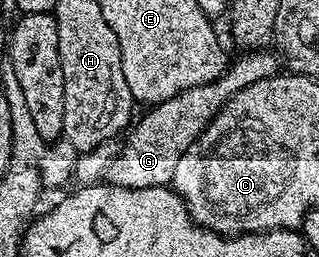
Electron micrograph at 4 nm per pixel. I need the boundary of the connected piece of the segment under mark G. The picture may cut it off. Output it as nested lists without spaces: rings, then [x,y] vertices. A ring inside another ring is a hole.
[[[245,50],[237,59],[235,56],[229,62],[228,70],[213,83],[179,91],[176,98],[149,106],[145,110],[148,112],[141,117],[140,124],[138,119],[135,126],[127,132],[129,135],[124,147],[122,143],[116,156],[110,161],[107,182],[113,187],[126,189],[169,186],[174,177],[174,169],[178,169],[178,160],[182,158],[182,153],[186,153],[186,149],[194,145],[196,138],[208,128],[208,122],[220,112],[222,105],[226,105],[226,101],[230,101],[230,97],[234,97],[238,89],[246,89],[246,85],[254,85],[254,81],[269,79],[277,74],[276,63],[278,64],[277,56],[271,50]]]

